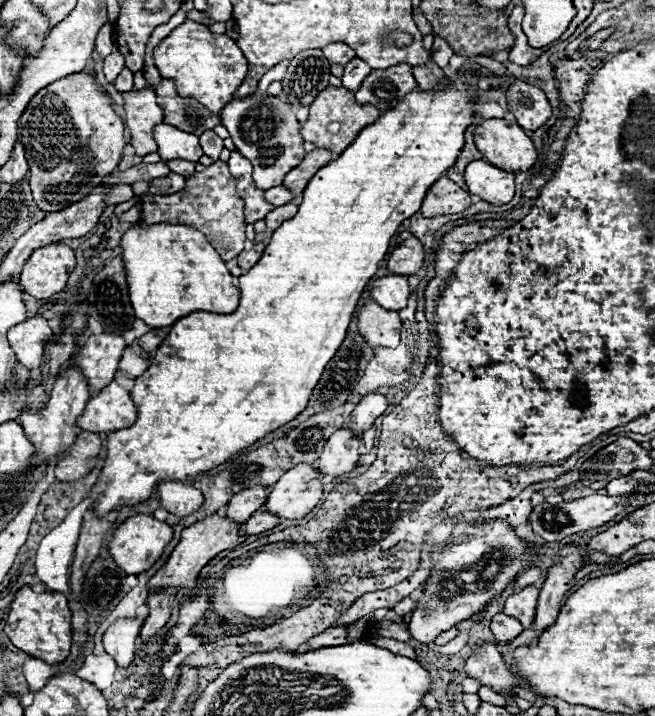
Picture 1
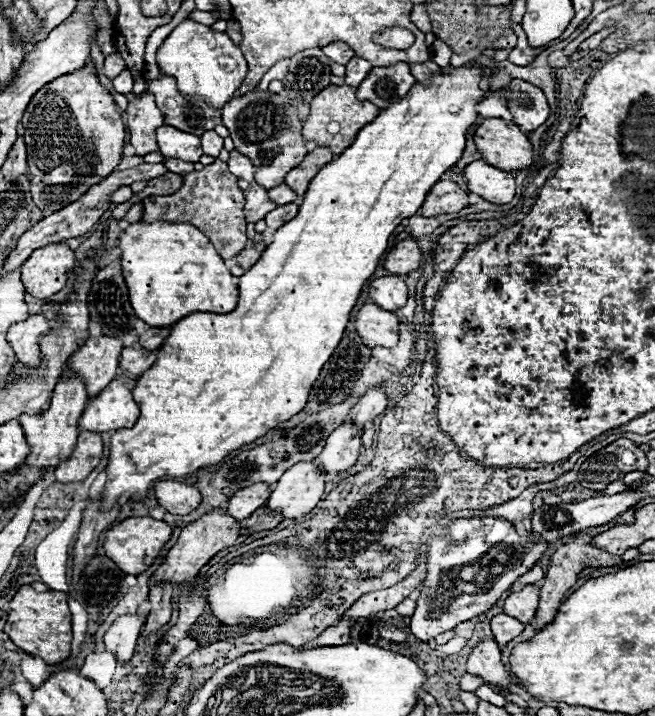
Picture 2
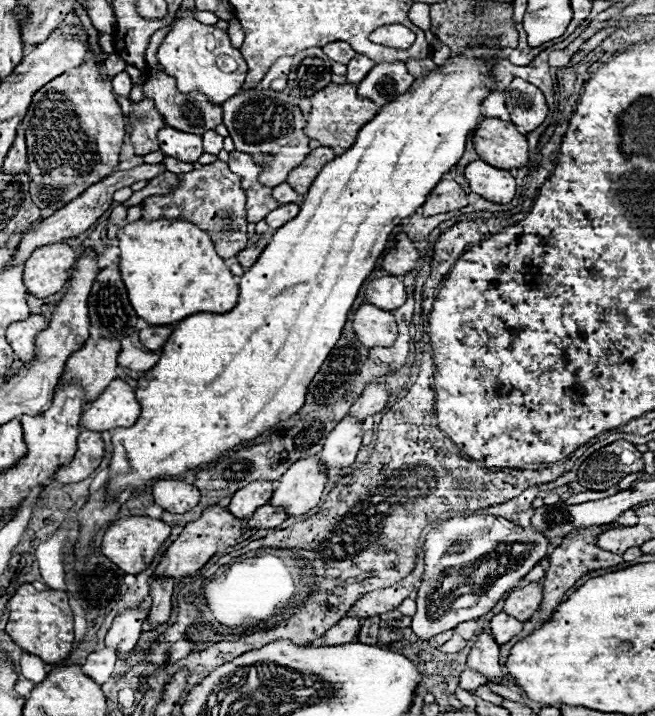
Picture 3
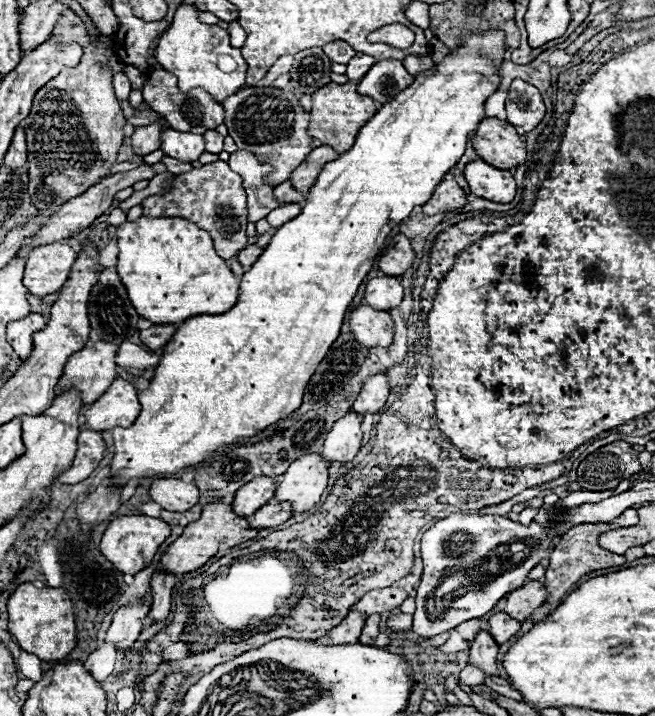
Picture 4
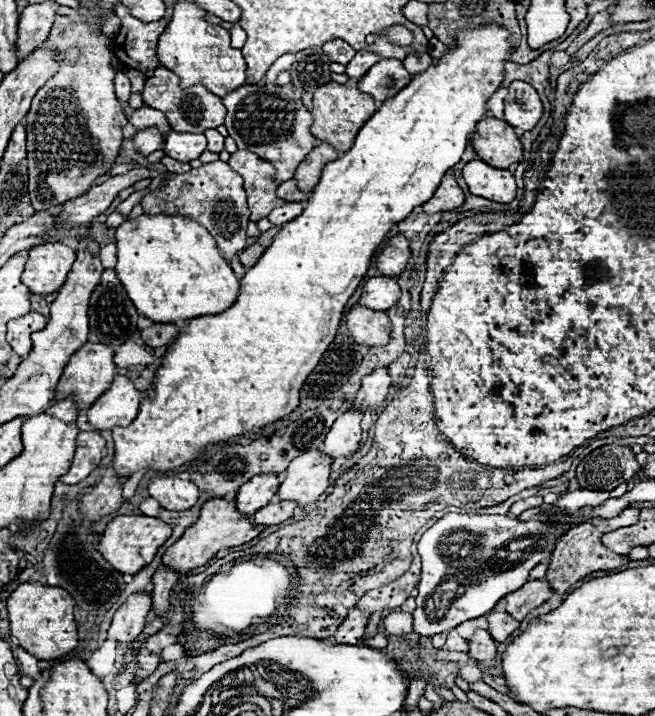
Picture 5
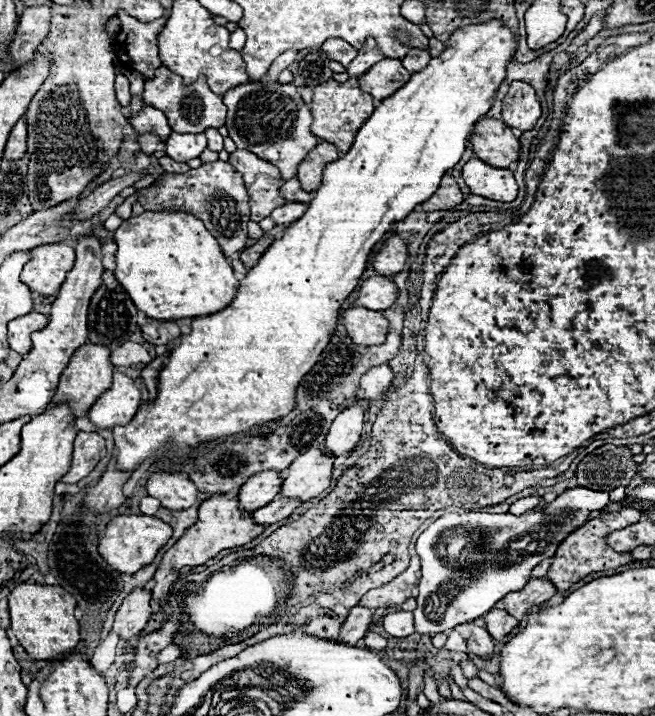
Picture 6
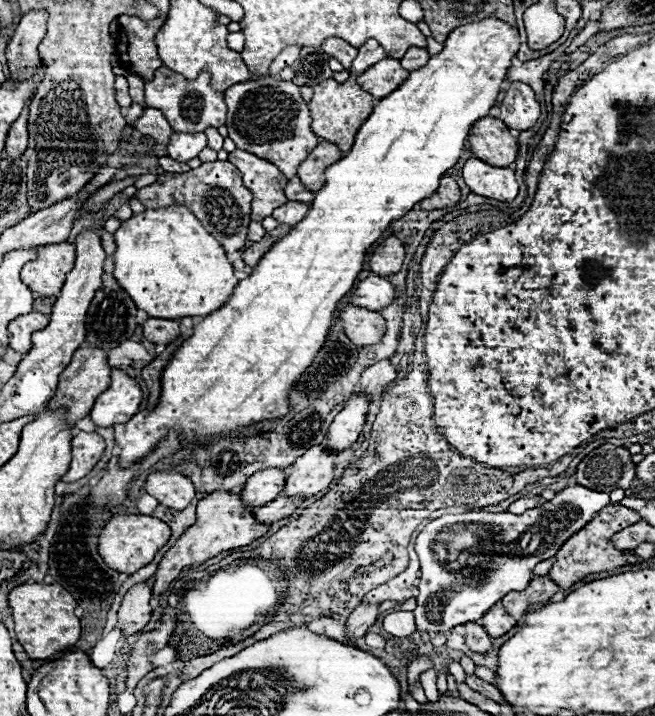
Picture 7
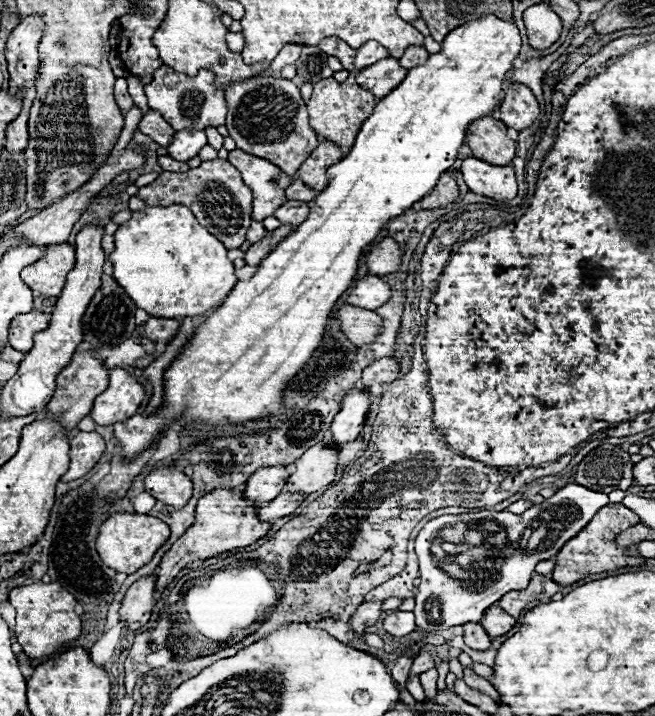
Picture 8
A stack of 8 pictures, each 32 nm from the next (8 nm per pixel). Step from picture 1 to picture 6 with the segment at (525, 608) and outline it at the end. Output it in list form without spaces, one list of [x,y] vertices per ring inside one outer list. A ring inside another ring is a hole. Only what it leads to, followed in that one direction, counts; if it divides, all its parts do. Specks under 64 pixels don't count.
[[[532,578],[522,590],[510,592],[508,596],[504,596],[506,612],[516,620],[522,620],[522,616],[526,616],[530,608],[548,602],[554,594],[556,594],[556,588],[546,578]]]

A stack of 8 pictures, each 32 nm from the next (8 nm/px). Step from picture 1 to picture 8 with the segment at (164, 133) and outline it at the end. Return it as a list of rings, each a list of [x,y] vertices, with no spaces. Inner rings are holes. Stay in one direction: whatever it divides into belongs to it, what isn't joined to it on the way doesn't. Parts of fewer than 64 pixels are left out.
[[[182,130],[176,132],[172,142],[168,144],[168,156],[178,162],[188,162],[190,158],[198,156],[202,146],[206,146],[204,130]]]

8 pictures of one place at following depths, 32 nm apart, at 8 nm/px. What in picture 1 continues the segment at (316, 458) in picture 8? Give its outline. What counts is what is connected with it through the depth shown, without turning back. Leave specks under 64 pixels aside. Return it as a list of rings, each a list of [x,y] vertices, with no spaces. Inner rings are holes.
[[[298,464],[274,484],[264,510],[282,520],[302,520],[320,502],[320,496],[322,474],[312,464]]]

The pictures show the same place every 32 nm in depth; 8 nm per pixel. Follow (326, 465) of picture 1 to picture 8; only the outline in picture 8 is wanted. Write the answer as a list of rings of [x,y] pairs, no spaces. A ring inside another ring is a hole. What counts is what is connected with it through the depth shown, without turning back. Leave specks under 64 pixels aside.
[[[350,390],[342,402],[342,410],[336,414],[330,432],[330,444],[334,448],[342,448],[348,442],[354,442],[364,428],[366,414],[370,406],[370,394],[366,390]]]

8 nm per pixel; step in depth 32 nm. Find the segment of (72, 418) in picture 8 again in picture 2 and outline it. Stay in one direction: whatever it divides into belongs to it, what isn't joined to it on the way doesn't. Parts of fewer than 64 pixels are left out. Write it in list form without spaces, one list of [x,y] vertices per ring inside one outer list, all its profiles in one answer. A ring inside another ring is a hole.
[[[90,336],[84,346],[68,360],[68,368],[82,376],[90,398],[100,394],[114,378],[118,370],[118,358],[124,344],[116,336]]]

